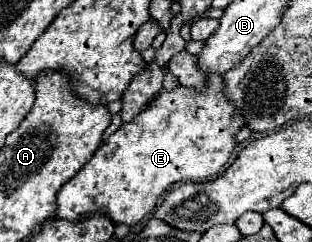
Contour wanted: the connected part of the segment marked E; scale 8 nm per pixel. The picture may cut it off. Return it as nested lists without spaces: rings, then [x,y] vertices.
[[[208,78],[204,92],[194,92],[190,88],[178,86],[174,90],[162,90],[156,100],[142,110],[132,122],[122,124],[106,144],[102,144],[90,162],[58,192],[56,218],[68,222],[80,222],[94,214],[108,216],[114,224],[138,224],[148,216],[158,198],[178,182],[204,182],[218,174],[222,166],[230,160],[234,150],[234,134],[244,126],[242,118],[236,114],[236,108],[222,94],[222,78]]]

